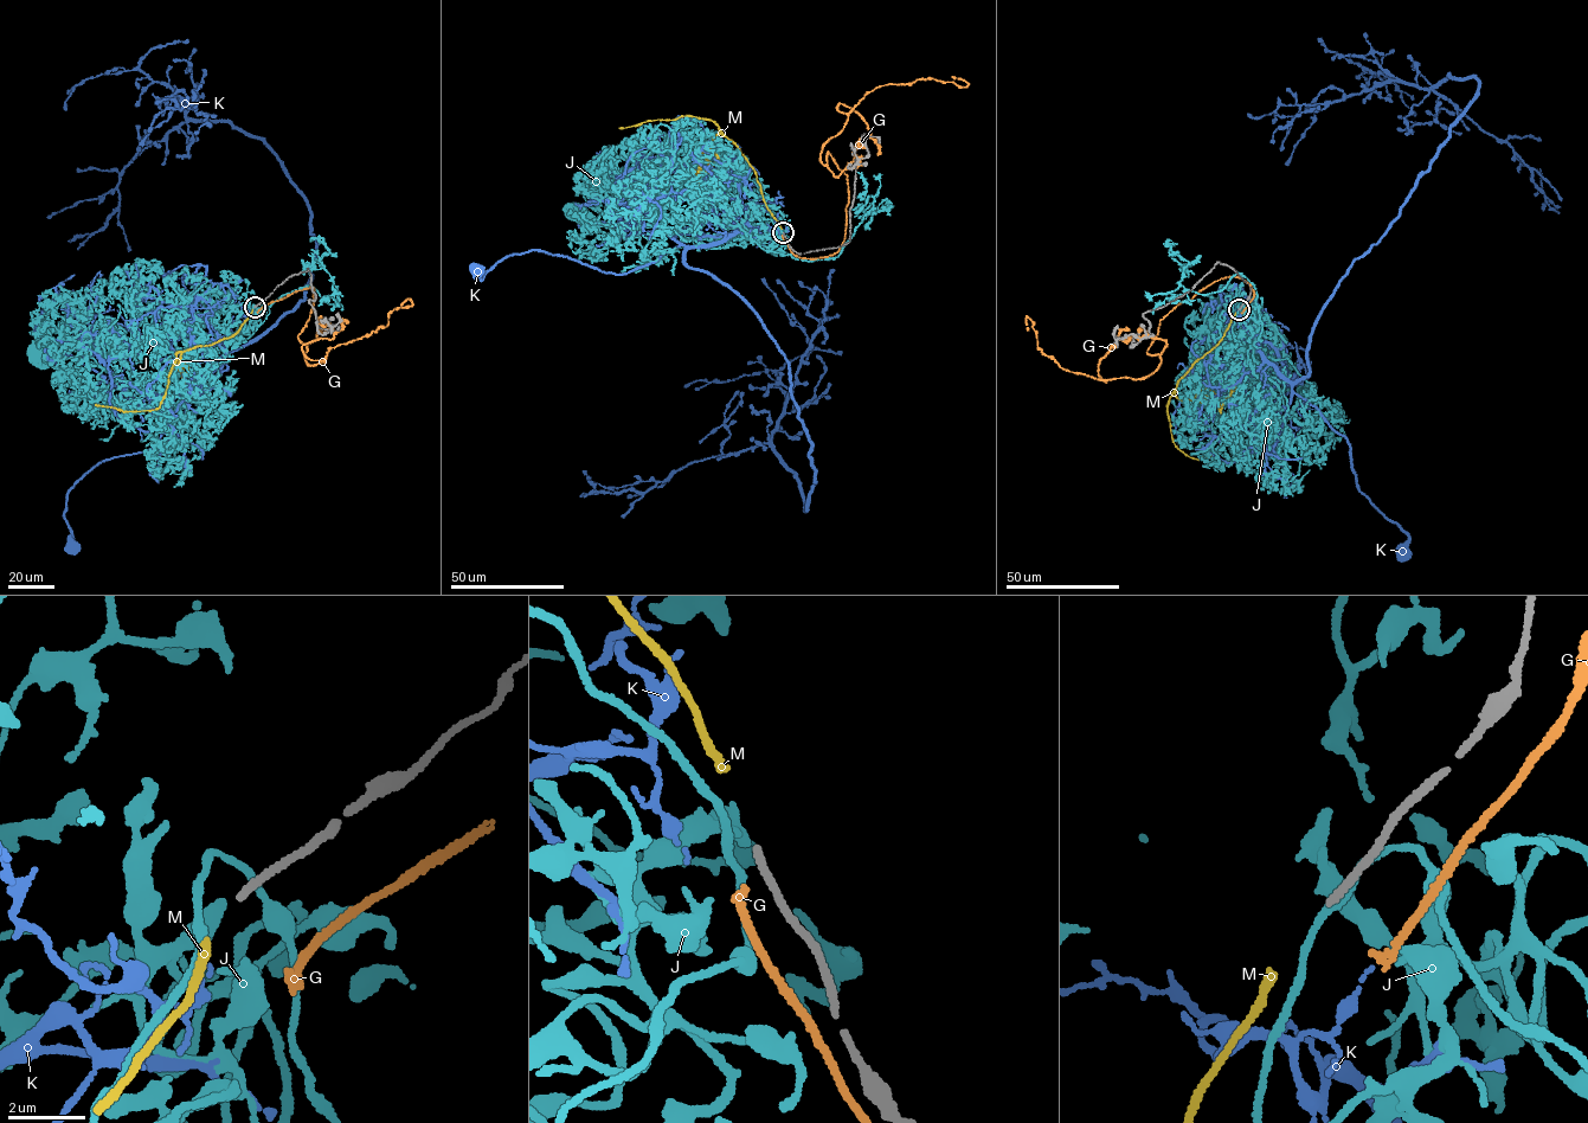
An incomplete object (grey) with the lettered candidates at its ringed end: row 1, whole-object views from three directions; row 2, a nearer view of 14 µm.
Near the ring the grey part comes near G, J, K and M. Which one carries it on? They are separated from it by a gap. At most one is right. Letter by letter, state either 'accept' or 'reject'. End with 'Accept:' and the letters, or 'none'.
G: reject
J: reject
K: reject
M: accept
Accept: M

